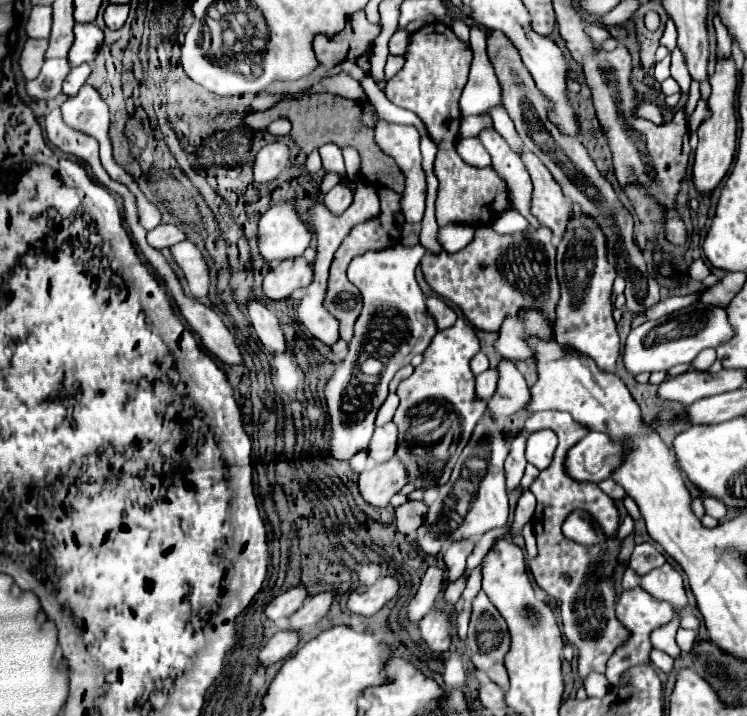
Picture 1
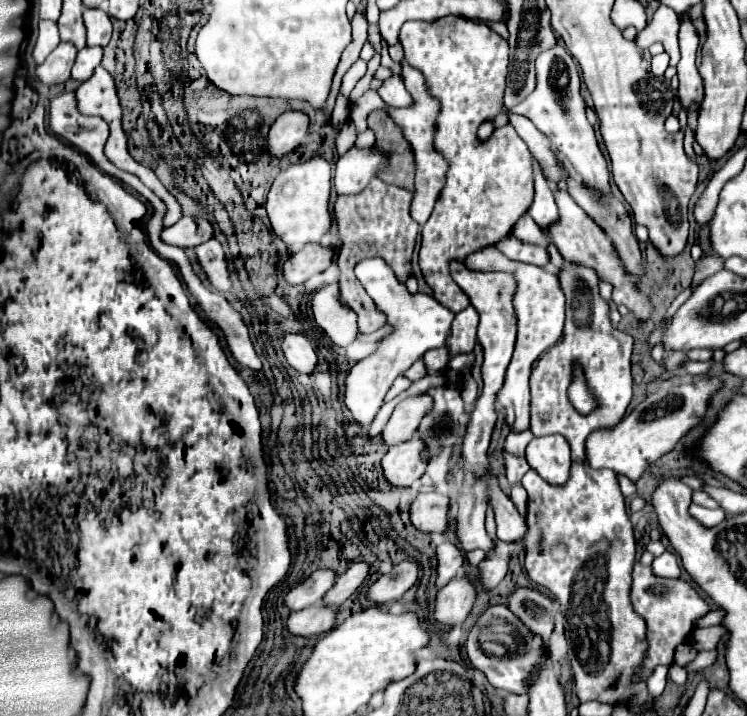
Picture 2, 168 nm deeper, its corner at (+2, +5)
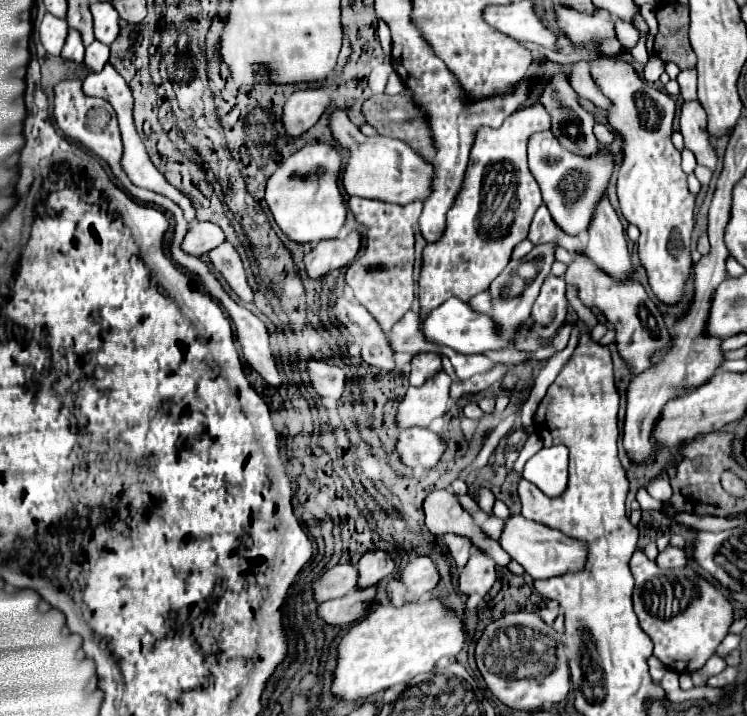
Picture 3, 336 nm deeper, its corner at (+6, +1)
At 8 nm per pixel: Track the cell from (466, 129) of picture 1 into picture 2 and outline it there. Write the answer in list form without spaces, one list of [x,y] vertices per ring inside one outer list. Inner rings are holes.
[[[557,45],[551,51],[541,53],[535,65],[537,65],[535,91],[525,101],[521,101],[519,107],[513,107],[507,113],[500,113],[496,116],[493,119],[494,127],[499,128],[506,125],[511,113],[529,117],[535,123],[535,127],[543,131],[549,137],[549,141],[559,149],[559,153],[571,165],[575,175],[583,179],[585,187],[589,187],[597,199],[605,199],[605,205],[611,205],[613,193],[609,185],[607,159],[601,153],[599,143],[595,139],[595,131],[585,117],[585,101],[581,97],[581,79],[579,79],[579,69],[577,69],[575,59],[569,55],[567,49]]]

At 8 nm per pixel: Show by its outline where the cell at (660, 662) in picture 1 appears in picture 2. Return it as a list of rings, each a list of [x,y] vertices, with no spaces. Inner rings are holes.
[[[713,649],[713,651],[699,651],[697,657],[685,669],[687,672],[699,672],[701,669],[713,667],[715,661],[717,661],[717,649]]]

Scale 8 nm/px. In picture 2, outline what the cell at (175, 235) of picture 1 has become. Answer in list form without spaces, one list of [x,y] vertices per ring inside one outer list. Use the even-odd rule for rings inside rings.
[[[183,217],[179,223],[165,229],[161,233],[161,239],[169,245],[191,249],[209,241],[213,233],[215,229],[205,217]]]

